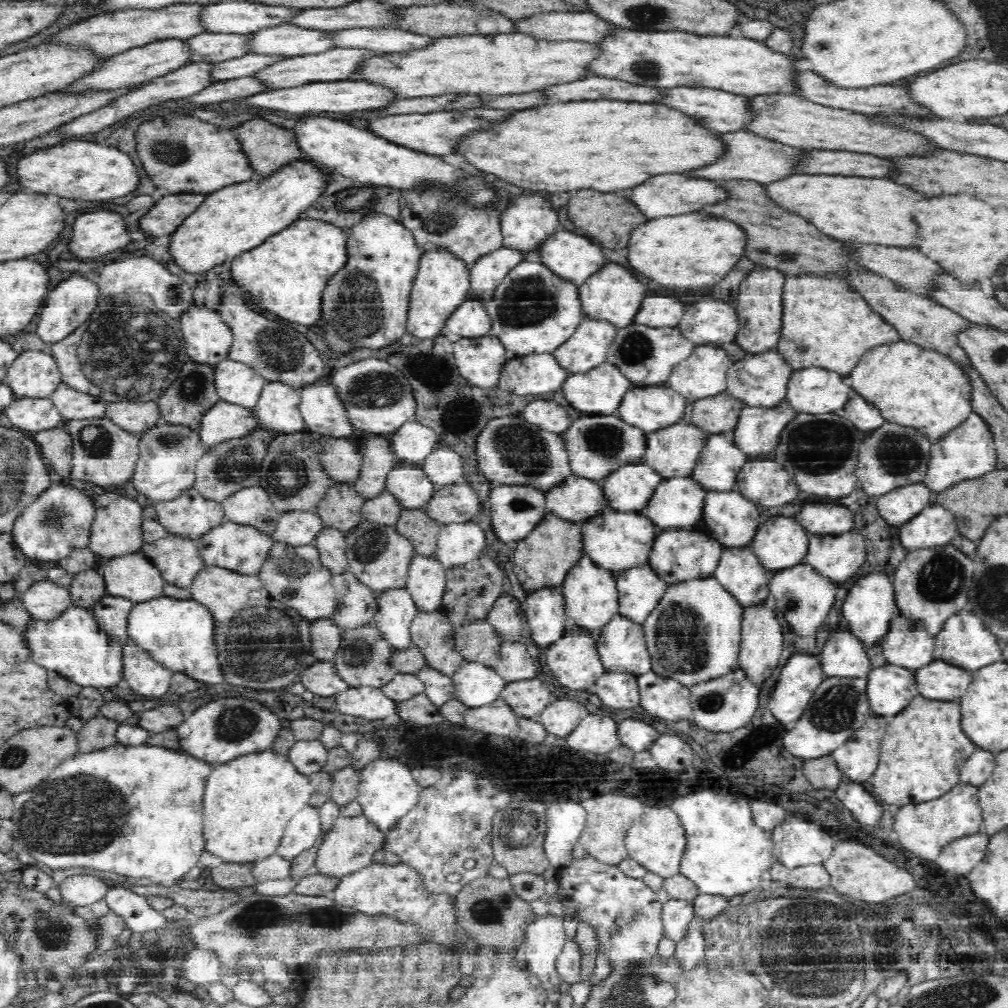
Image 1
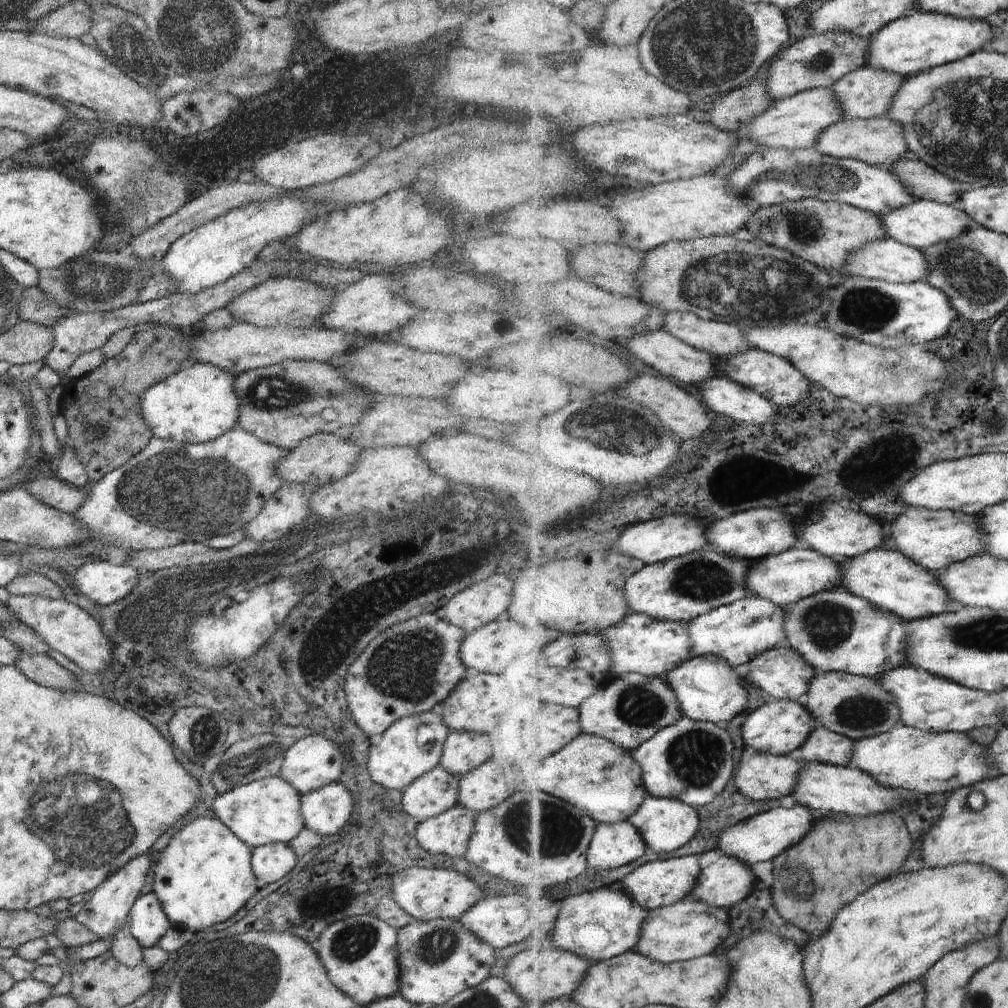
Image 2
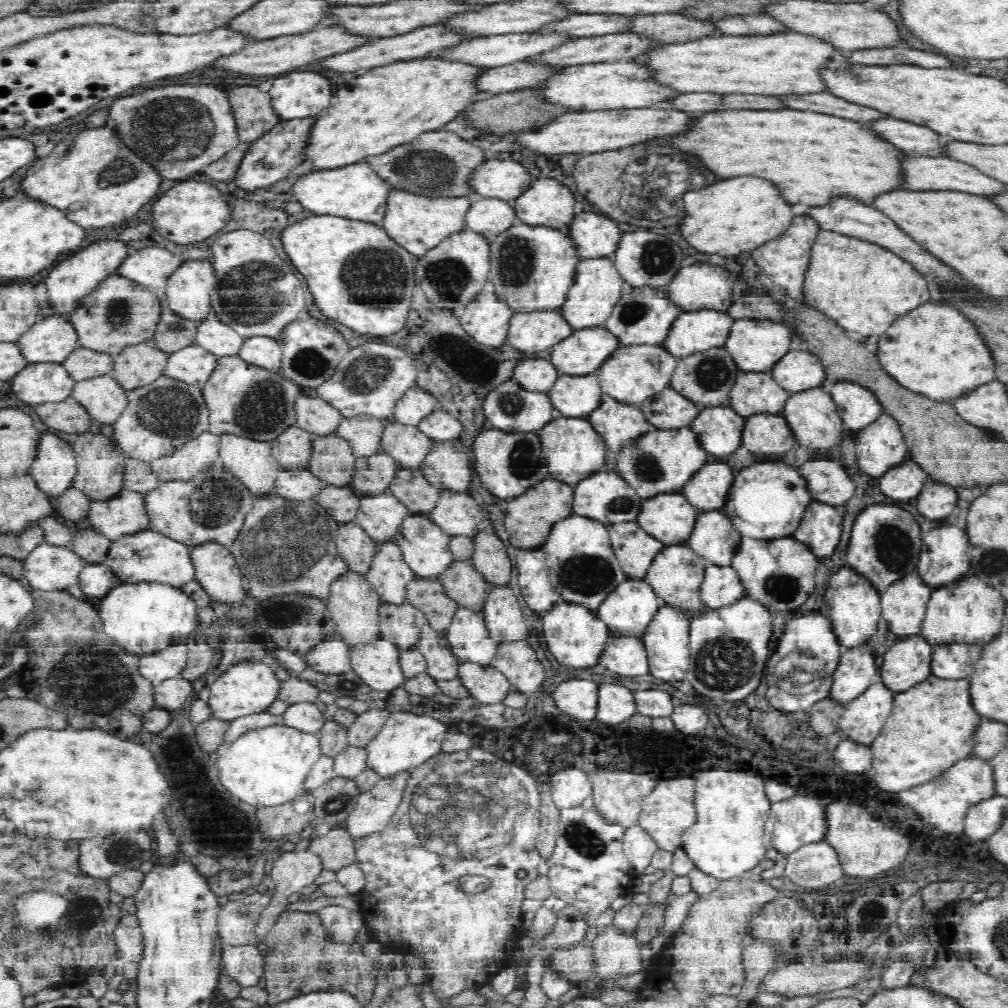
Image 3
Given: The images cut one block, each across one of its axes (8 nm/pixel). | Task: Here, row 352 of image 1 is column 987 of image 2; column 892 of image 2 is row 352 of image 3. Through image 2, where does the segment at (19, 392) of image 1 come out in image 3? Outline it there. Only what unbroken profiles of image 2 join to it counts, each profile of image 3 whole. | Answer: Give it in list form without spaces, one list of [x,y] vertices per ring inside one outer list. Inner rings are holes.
[[[55,314],[35,322],[17,342],[22,347],[22,355],[32,363],[62,363],[79,346],[77,330],[65,314]]]

